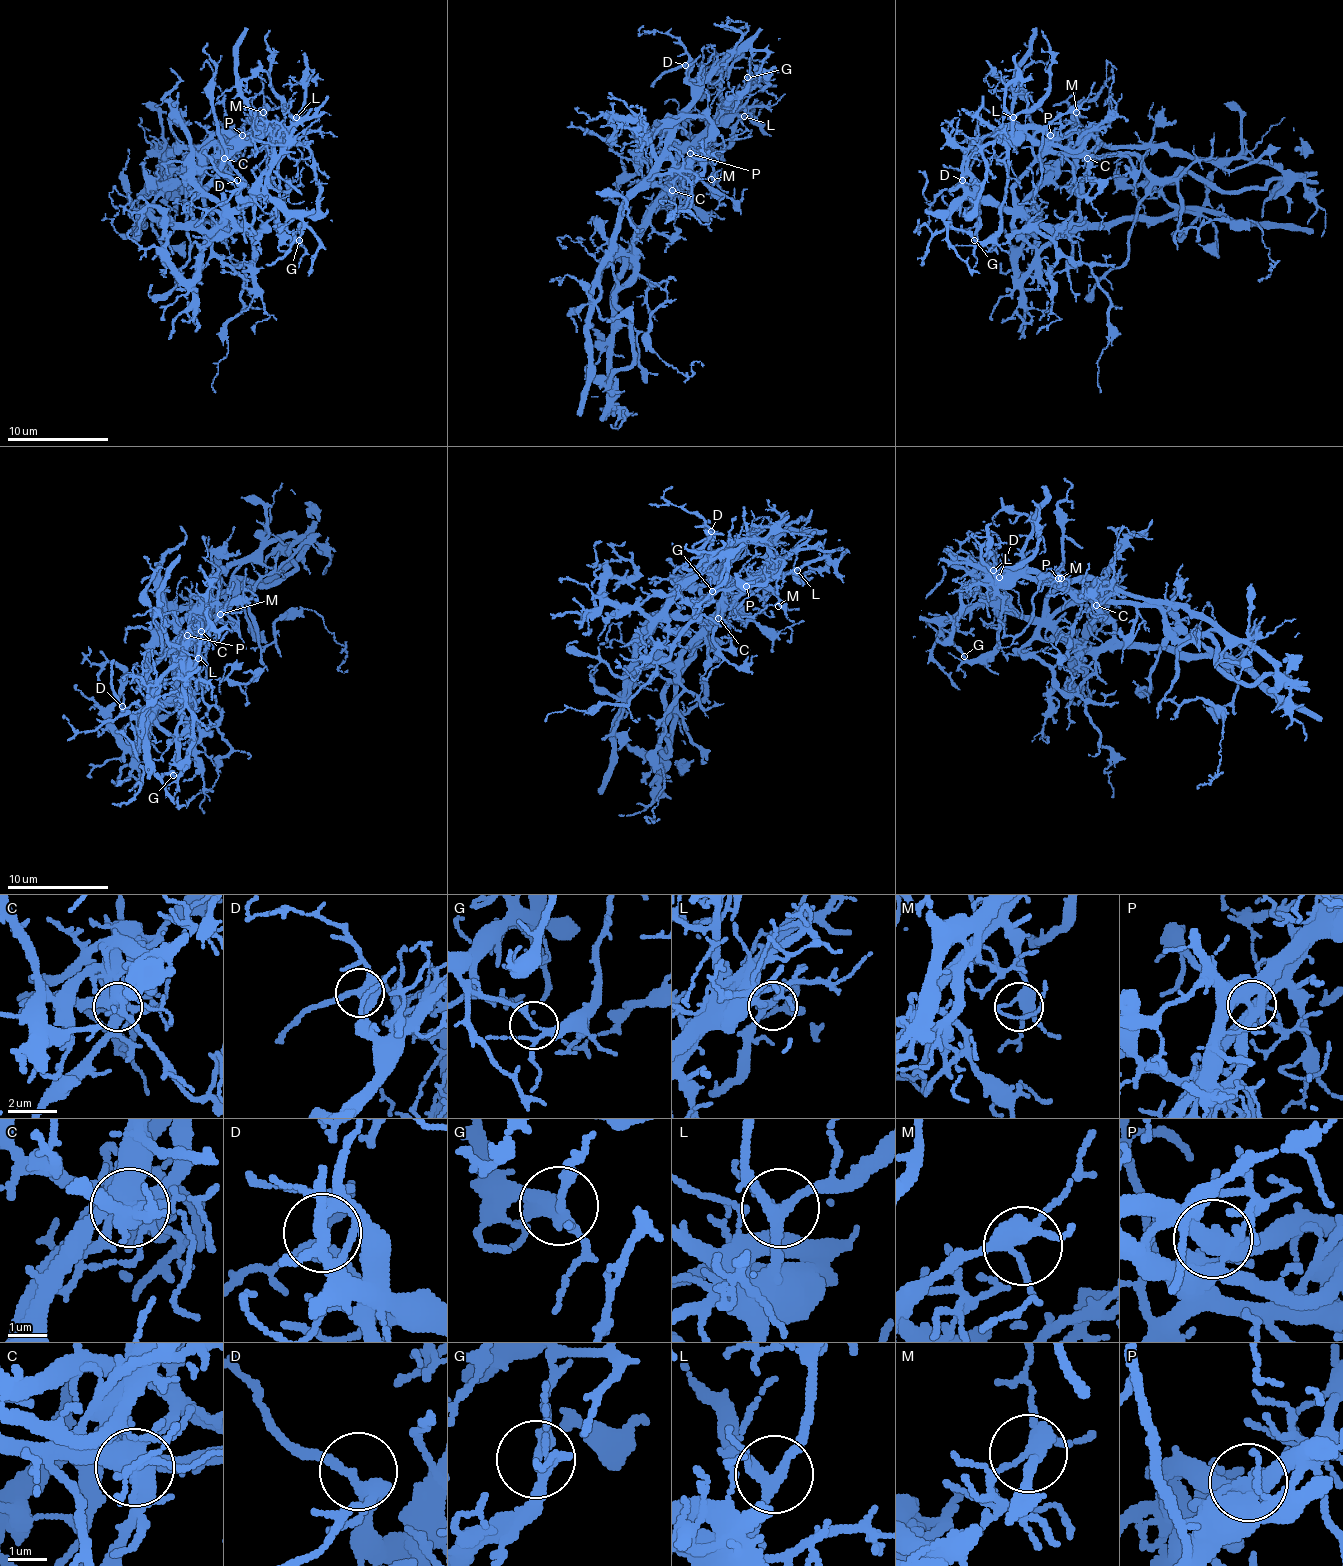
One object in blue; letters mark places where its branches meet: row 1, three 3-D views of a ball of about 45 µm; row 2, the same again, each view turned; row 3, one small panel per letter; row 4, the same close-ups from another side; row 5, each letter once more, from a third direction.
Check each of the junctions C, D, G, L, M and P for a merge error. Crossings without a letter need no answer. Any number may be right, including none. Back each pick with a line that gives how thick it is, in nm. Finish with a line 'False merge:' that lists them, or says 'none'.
C: 550 nm thick
G: 180 nm thick
P: 400 nm thick
False merge: C, G, P

